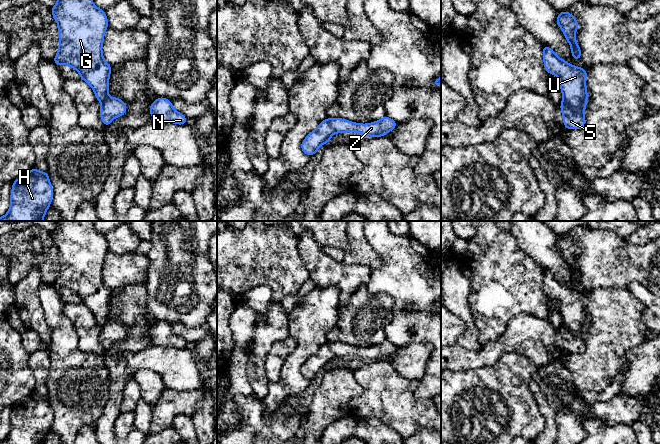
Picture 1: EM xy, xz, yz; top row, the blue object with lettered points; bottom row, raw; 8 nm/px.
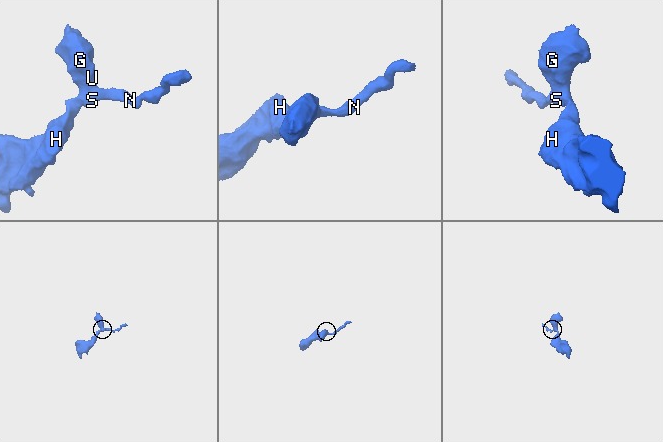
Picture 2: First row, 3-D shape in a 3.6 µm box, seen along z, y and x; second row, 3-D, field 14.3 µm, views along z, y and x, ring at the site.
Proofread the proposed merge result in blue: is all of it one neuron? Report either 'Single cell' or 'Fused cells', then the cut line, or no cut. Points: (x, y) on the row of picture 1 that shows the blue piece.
Fused cells. Split along yz (563, 99), (572, 109), (583, 113)

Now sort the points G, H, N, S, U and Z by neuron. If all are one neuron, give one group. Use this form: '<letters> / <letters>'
G H U / N S Z

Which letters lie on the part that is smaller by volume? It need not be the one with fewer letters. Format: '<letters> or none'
N, S, Z

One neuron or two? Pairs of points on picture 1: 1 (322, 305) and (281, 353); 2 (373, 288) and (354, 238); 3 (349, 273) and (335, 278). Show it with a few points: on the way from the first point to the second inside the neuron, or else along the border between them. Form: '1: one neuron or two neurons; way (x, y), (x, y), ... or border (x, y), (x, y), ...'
1: two neurons; border (289, 334), (295, 340), (296, 347), (285, 360)
2: two neurons; border (371, 245), (382, 261), (378, 267), (372, 270)
3: one neuron; way (346, 276), (338, 276)

